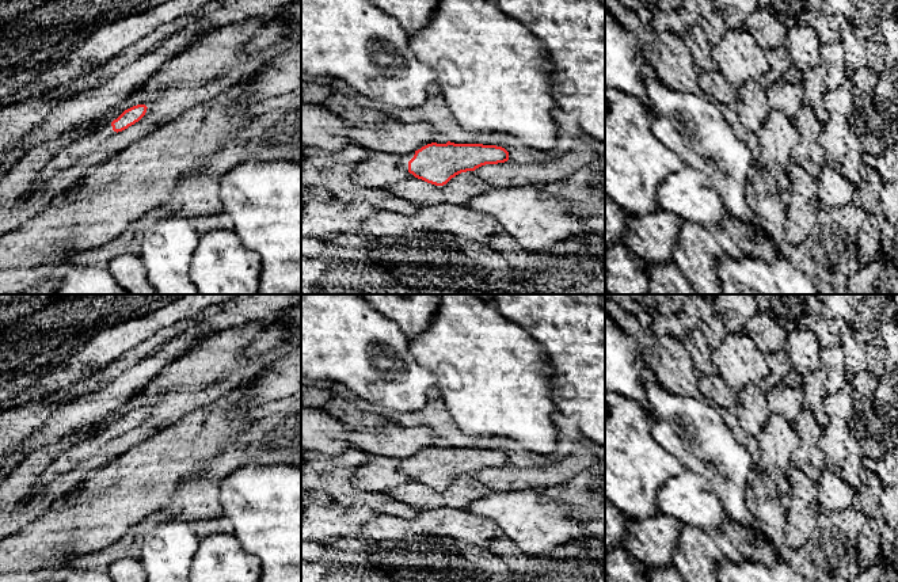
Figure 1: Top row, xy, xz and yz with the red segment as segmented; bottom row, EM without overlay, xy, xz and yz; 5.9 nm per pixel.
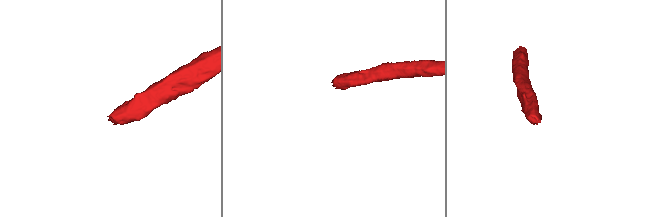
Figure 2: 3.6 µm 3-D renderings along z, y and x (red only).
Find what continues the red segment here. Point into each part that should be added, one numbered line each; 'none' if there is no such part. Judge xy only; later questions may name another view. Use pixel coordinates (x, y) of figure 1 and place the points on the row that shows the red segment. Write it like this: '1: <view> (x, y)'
1: xy (67, 158)

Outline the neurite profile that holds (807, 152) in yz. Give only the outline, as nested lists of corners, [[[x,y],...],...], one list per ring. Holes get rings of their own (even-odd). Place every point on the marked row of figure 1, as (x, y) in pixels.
[[[806,103],[798,110],[794,122],[799,132],[799,141],[791,151],[791,159],[811,176],[818,178],[826,161],[825,152],[818,141],[822,123],[815,117],[813,109]]]

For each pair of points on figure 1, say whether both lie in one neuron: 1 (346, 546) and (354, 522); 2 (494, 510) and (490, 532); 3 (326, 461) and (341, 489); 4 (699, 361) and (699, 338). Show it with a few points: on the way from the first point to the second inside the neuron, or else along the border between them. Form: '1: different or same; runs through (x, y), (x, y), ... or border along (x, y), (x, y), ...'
1: different; border along (354, 536), (324, 536), (319, 540)
2: different; border along (465, 509), (491, 518), (503, 535)
3: different; border along (316, 470), (326, 471)
4: same; runs through (699, 356), (699, 343)

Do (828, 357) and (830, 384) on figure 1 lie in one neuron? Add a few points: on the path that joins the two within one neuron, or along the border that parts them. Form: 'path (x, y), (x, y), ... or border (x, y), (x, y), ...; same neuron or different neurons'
path (832, 364), (832, 377); same neuron

